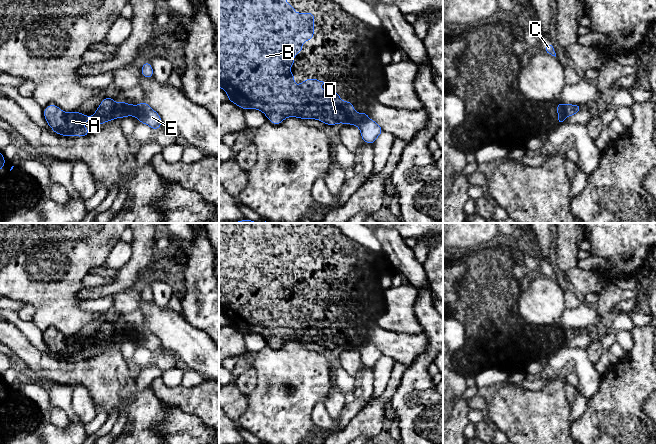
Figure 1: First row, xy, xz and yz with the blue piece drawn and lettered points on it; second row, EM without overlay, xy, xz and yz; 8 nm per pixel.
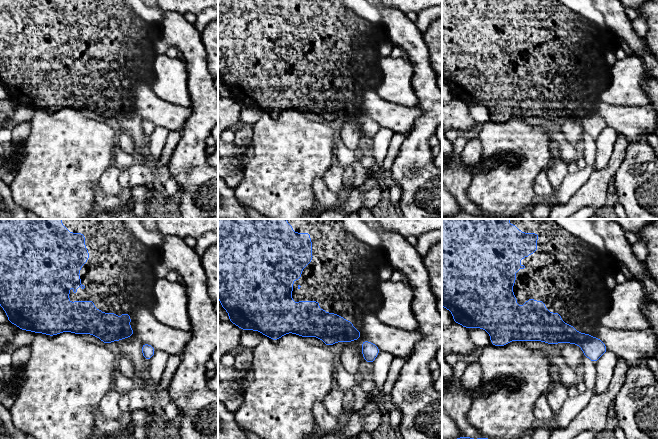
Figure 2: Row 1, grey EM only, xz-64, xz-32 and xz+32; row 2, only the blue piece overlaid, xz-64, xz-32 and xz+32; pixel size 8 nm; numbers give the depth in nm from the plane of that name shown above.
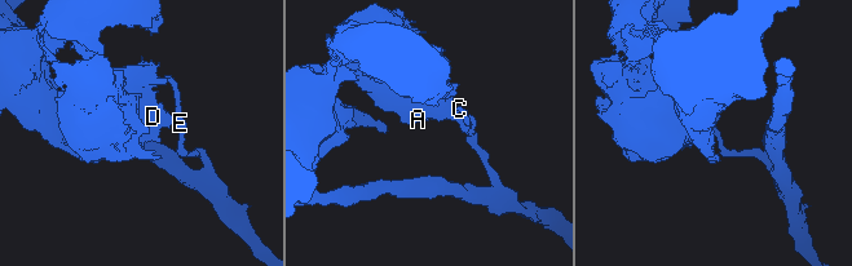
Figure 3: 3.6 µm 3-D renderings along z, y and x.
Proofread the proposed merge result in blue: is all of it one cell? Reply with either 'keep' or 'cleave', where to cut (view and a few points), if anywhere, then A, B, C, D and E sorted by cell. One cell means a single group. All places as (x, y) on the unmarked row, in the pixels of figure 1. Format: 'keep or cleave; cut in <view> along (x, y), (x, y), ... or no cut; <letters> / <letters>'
cleave; cut in xy along (136, 330), (138, 341); A B D / C E

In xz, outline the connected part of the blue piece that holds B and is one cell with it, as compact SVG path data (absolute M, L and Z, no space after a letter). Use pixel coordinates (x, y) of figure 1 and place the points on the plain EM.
M219 223L219 310L227 317L229 325L239 331L246 333L258 333L262 335L273 348L280 348L287 341L298 341L301 343L317 343L325 348L335 349L337 347L358 349L361 345L368 343L367 337L356 337L354 330L349 325L340 325L339 317L327 317L319 310L325 308L315 302L311 305L307 302L300 309L294 308L294 299L290 291L294 288L294 279L302 276L302 267L309 265L314 260L314 238L295 237L294 230L288 229L286 223Z

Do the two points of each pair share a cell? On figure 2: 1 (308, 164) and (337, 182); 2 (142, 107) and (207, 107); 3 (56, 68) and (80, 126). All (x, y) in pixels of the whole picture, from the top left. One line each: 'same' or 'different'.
1: different
2: different
3: different

